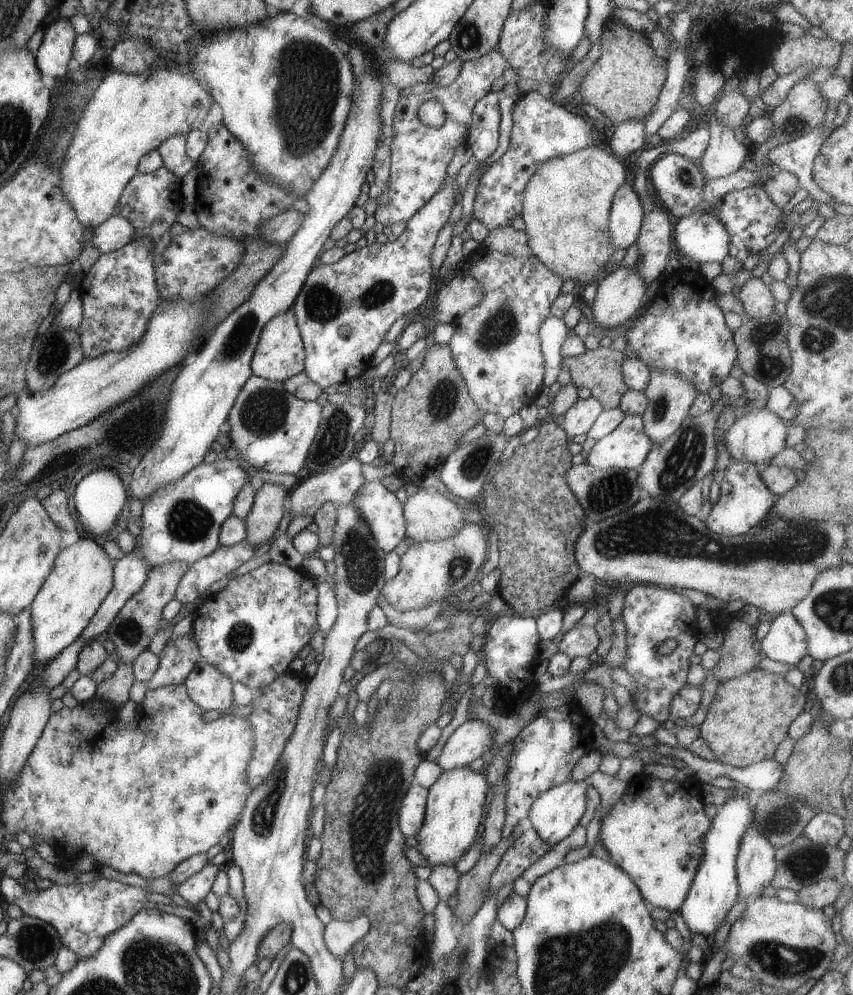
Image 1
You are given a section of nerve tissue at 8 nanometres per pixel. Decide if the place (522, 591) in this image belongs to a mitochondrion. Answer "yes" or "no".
no

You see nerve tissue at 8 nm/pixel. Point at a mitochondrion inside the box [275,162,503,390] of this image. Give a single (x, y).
(322, 304)

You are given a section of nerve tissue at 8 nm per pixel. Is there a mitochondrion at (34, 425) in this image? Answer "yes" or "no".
no

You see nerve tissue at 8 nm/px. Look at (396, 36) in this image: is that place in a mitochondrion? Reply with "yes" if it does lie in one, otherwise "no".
no

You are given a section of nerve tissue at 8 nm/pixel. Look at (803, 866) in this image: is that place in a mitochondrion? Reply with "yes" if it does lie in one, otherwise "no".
yes

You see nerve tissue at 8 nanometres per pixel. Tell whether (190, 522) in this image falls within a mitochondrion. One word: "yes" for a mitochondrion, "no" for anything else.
yes

